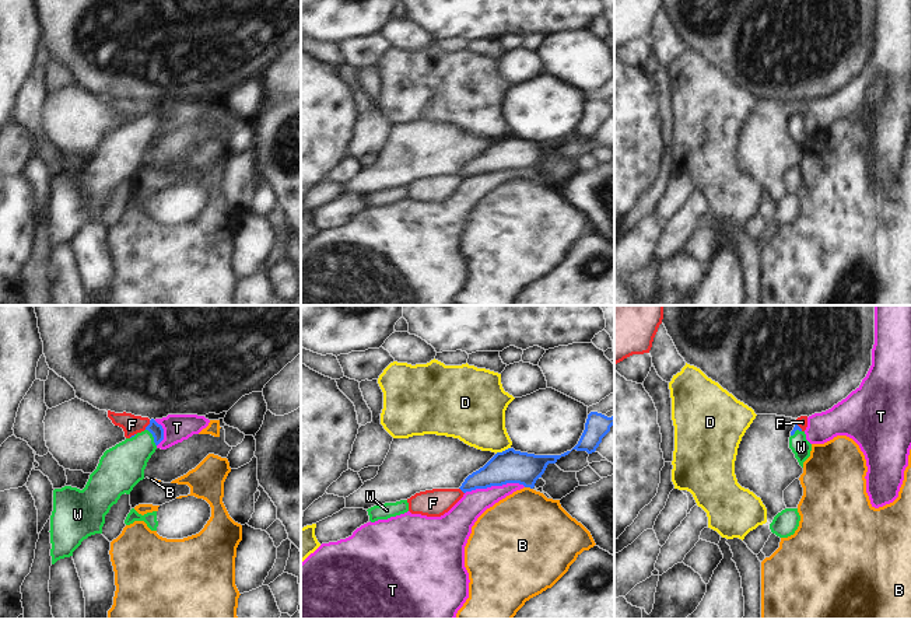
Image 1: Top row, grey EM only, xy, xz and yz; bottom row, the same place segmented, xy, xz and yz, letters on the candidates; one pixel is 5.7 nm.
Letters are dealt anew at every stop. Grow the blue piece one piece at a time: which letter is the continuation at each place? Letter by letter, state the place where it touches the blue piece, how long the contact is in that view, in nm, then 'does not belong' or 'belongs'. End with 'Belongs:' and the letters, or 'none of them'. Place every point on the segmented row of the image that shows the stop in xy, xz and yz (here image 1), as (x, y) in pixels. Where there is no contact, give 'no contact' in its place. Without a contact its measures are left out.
B: contact xz (529, 486); length 50 nm; does not belong
D: contact xz (503, 451); length 100 nm; does not belong
F: contact xy (149, 425); length 70 nm; does not belong
T: contact xz (494, 485); length 360 nm; does not belong
W: contact xy (153, 436); length 120 nm; belongs
Belongs: W

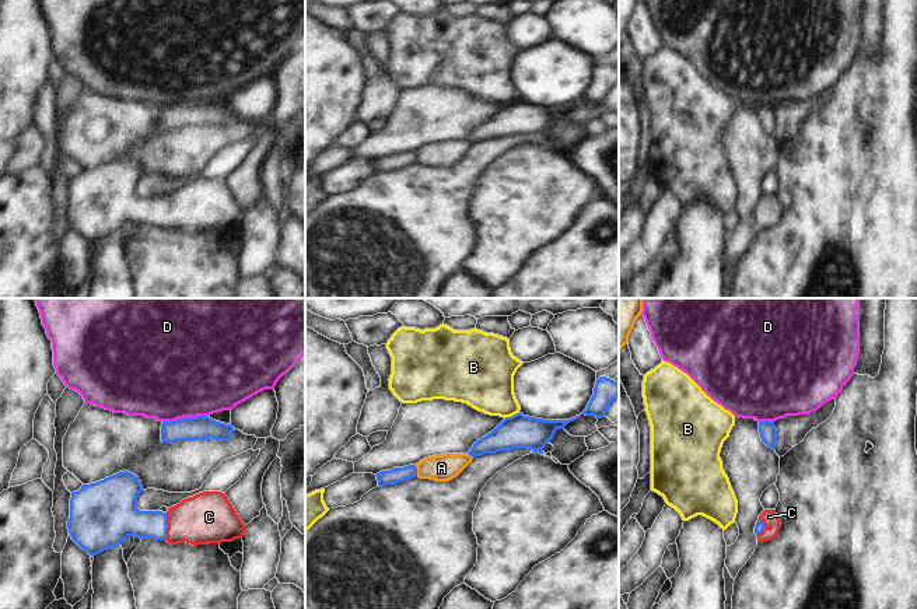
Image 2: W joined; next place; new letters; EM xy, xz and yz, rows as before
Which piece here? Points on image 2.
A: contact xz (416, 471); length 70 nm; does not belong
B: contact xz (511, 416); length 100 nm; does not belong
C: contact xy (167, 527); length 160 nm; belongs
D: contact xy (185, 417); length 260 nm; does not belong
Belongs: C

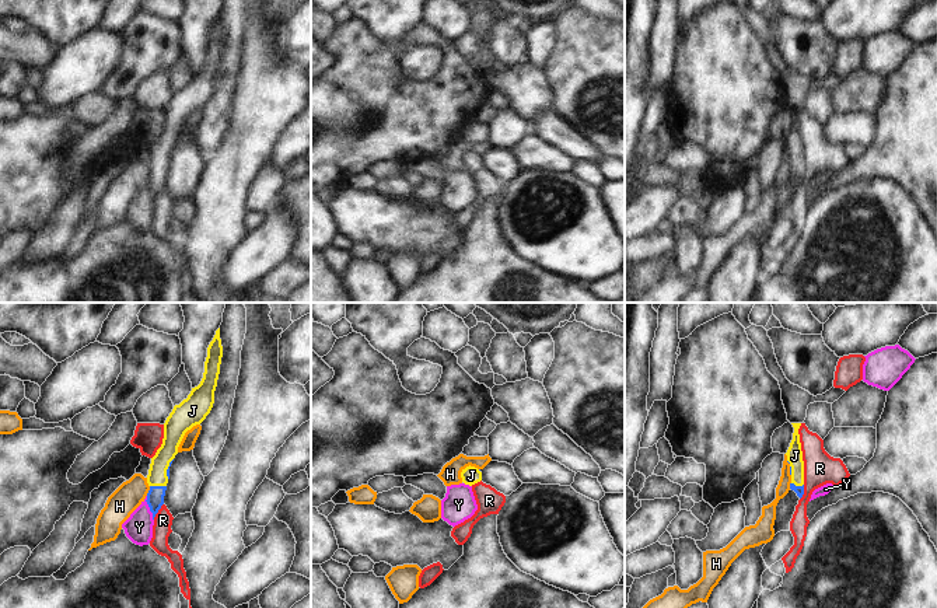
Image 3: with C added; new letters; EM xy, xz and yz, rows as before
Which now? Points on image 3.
H: contact xy (149, 491); length 60 nm; does not belong
J: contact xy (158, 486); length 100 nm; belongs
R: contact xy (157, 512); length 110 nm; does not belong
Y: contact xy (150, 509); length 150 nm; does not belong
Belongs: J

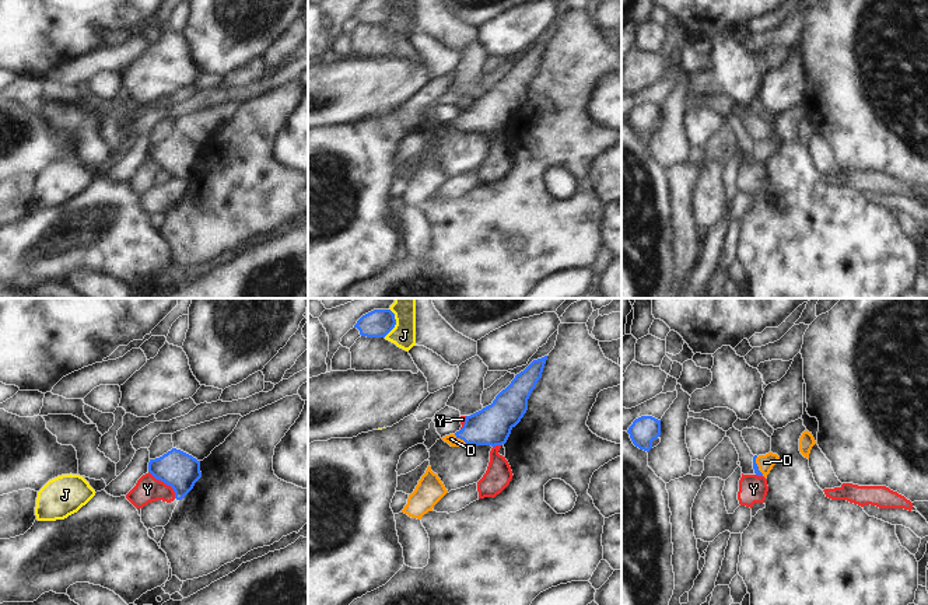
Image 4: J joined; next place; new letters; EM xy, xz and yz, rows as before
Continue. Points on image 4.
D: contact xz (461, 439); length 90 nm; belongs
J: contact xz (395, 322); length 170 nm; does not belong
Y: contact xy (165, 483); length 220 nm; does not belong
Belongs: D

